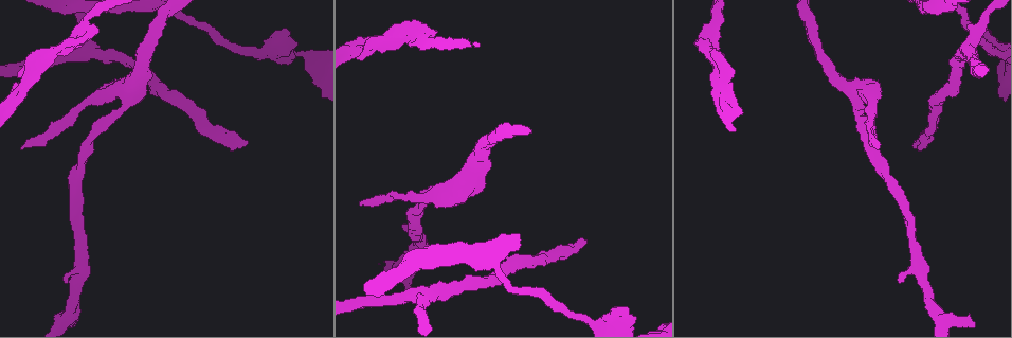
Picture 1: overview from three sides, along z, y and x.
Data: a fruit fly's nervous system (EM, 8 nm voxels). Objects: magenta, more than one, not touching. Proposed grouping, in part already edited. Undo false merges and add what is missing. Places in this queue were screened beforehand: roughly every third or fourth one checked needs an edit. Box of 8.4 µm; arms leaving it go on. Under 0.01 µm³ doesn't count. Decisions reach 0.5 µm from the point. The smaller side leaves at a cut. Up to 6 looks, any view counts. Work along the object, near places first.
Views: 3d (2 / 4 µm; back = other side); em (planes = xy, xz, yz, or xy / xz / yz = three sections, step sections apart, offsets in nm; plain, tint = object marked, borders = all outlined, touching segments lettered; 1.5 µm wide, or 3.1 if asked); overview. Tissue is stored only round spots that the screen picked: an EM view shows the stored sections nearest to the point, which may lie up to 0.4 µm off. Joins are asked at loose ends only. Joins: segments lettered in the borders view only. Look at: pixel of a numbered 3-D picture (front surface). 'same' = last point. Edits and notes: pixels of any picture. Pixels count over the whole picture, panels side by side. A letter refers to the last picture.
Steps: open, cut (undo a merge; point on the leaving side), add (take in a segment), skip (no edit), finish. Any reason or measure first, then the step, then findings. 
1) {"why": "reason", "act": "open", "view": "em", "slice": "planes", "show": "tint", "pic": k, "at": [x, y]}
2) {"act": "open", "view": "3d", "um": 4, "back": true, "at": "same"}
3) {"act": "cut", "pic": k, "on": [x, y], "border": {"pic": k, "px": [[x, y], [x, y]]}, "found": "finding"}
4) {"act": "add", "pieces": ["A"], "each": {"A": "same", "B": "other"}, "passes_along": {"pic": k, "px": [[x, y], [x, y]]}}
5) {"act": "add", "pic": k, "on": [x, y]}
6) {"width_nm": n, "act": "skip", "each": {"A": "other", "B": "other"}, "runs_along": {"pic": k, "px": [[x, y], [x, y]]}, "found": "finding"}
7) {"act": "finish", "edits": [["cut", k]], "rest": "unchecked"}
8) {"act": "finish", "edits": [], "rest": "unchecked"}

{"why": "free end", "act": "open", "view": "3d", "um": 2, "pic": 1, "at": [968, 316]}

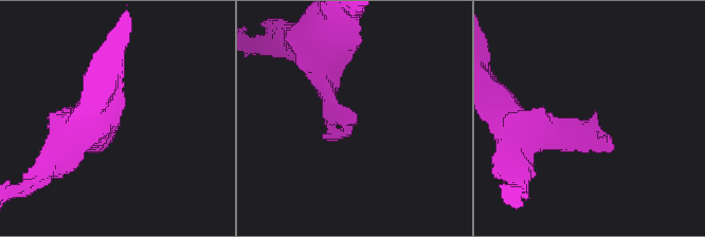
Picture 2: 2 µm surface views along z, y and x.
{"why": "need the tissue", "act": "open", "view": "em", "slice": "yz", "step": 8, "show": "tint", "pic": 2, "at": [354, 124]}

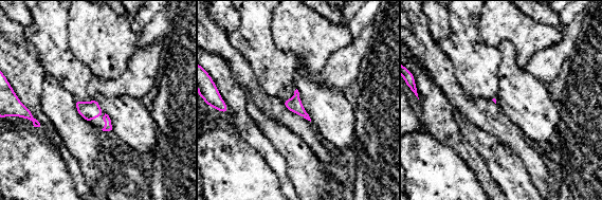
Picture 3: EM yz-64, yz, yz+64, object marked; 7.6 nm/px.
{"act": "open", "view": "em", "slice": "planes", "show": "borders", "at": "same"}

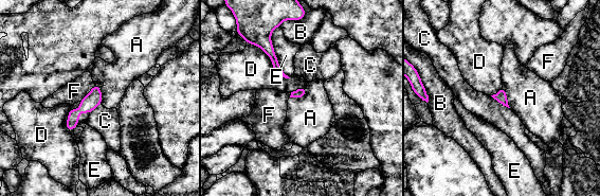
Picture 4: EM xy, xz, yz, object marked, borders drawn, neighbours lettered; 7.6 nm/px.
{"act": "add", "pieces": ["F"], "each": {"A": "other", "B": "other", "C": "other", "D": "other", "E": "other", "F": "same"}, "passes_along": {"pic": 4, "px": [[93, 99], [88, 93], [74, 91]]}, "found": "the cell continues"}

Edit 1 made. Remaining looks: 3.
{"why": "see it whole again", "act": "open", "view": "overview"}

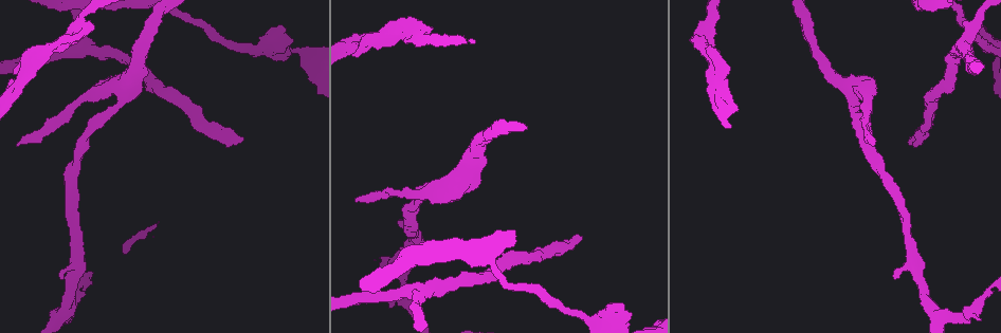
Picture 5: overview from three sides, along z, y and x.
{"why": "two arms at a narrow angle", "act": "open", "view": "em", "slice": "planes", "show": "borders", "pic": 5, "at": [355, 44]}

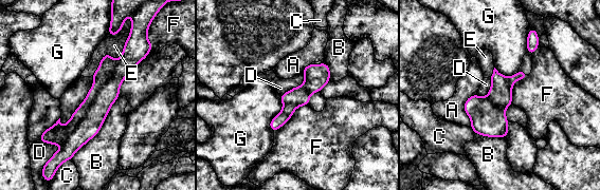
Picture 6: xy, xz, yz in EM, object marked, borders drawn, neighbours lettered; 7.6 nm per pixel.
{"longest_contact_nm": ["B", 600], "act": "cut", "pic": 6, "on": [89, 126], "each": {"A": "other", "B": "other", "C": "other", "D": "other", "E": "other", "F": "other", "G": "other"}, "found": "a second cell is stuck on"}

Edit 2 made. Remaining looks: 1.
{"act": "finish", "edits": [["add", 4], ["cut", 6]], "rest": "unchecked"}

